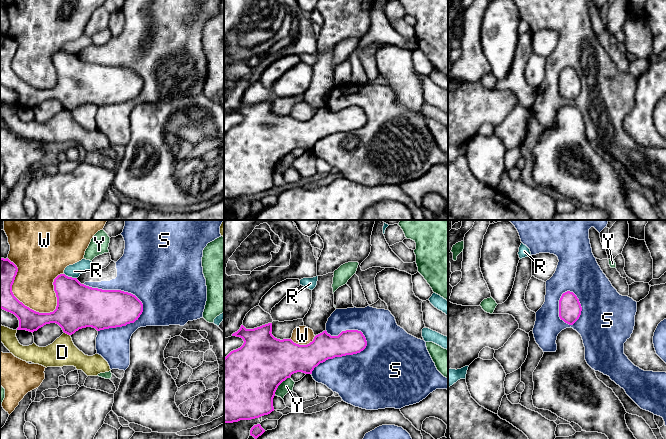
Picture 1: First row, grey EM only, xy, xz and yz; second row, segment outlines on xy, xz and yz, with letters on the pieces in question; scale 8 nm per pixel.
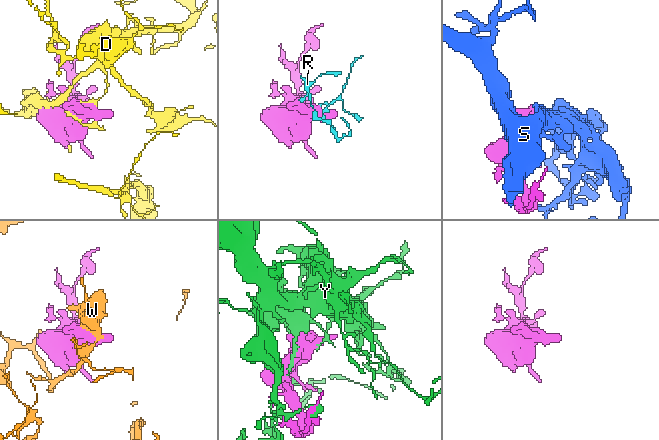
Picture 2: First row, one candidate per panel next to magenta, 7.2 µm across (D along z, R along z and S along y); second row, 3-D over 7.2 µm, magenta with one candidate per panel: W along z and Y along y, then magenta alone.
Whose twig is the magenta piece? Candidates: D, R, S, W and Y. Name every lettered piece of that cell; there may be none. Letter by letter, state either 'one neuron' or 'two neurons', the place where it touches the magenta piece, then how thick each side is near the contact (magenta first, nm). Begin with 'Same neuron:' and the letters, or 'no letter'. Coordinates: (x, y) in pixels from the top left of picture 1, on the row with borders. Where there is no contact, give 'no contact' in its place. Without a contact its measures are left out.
Same neuron: S
D: two neurons; contact xy (67, 333); calibres 360 and 220 nm
R: two neurons; contact xy (70, 277); calibres 360 and 110 nm
S: one neuron; contact xy (117, 290); calibres 320 and 400 nm
W: two neurons; contact xy (13, 295); calibres 240 and 320 nm
Y: two neurons; contact xz (279, 384); calibres 480 and 100 nm

